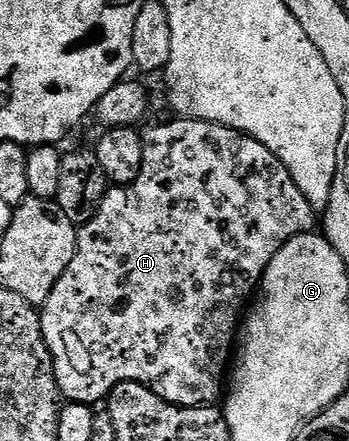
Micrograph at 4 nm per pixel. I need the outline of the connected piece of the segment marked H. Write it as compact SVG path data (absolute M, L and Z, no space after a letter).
M195 117L171 120L143 134L144 166L132 184L109 188L104 195L104 202L96 208L96 214L79 226L74 259L70 267L66 267L62 279L54 283L54 291L50 291L42 306L42 331L52 353L61 394L69 402L95 406L96 401L103 402L112 389L124 381L140 381L172 405L185 405L187 409L215 406L226 389L226 378L230 373L230 362L234 357L234 346L238 341L238 330L246 306L253 300L260 282L264 280L270 259L274 259L281 247L299 233L317 228L317 210L308 201L307 194L300 190L300 184L292 177L282 158L270 147L249 133L239 133L229 125L197 121Z

